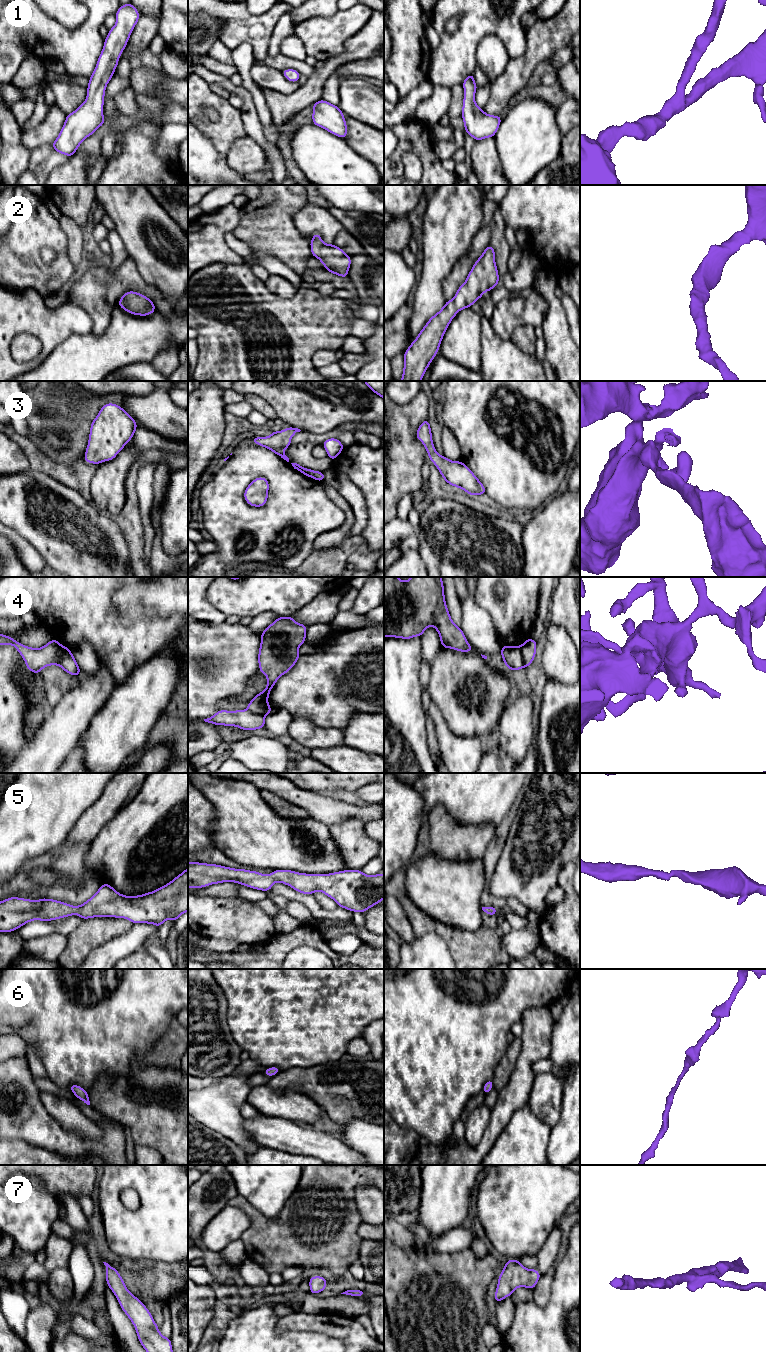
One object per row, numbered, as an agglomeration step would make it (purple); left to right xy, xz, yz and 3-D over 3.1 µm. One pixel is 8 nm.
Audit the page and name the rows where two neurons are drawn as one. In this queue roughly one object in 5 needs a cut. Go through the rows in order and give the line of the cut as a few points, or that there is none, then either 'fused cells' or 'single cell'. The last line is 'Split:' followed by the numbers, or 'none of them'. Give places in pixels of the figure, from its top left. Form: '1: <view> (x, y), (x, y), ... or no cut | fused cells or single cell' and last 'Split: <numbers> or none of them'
1: no cut | single cell
2: no cut | single cell
3: no cut | single cell
4: no cut | single cell
5: no cut | single cell
6: no cut | single cell
7: no cut | single cell
Split: none of them

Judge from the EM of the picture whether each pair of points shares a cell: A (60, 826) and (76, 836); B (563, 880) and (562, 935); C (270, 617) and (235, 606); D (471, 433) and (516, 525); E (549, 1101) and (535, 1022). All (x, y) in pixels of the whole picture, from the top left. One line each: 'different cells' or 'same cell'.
A: different cells
B: same cell
C: different cells
D: different cells
E: different cells

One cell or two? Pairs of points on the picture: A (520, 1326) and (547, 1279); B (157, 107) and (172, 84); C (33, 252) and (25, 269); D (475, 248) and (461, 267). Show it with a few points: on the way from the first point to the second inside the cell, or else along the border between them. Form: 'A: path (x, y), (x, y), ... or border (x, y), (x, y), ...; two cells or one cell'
A: border (550, 1285), (549, 1301), (543, 1306), (536, 1305); two cells
B: border (137, 94), (146, 94), (160, 100); two cells
C: path (29, 256), (25, 260), (25, 265); one cell
D: path (475, 253), (466, 262); one cell

